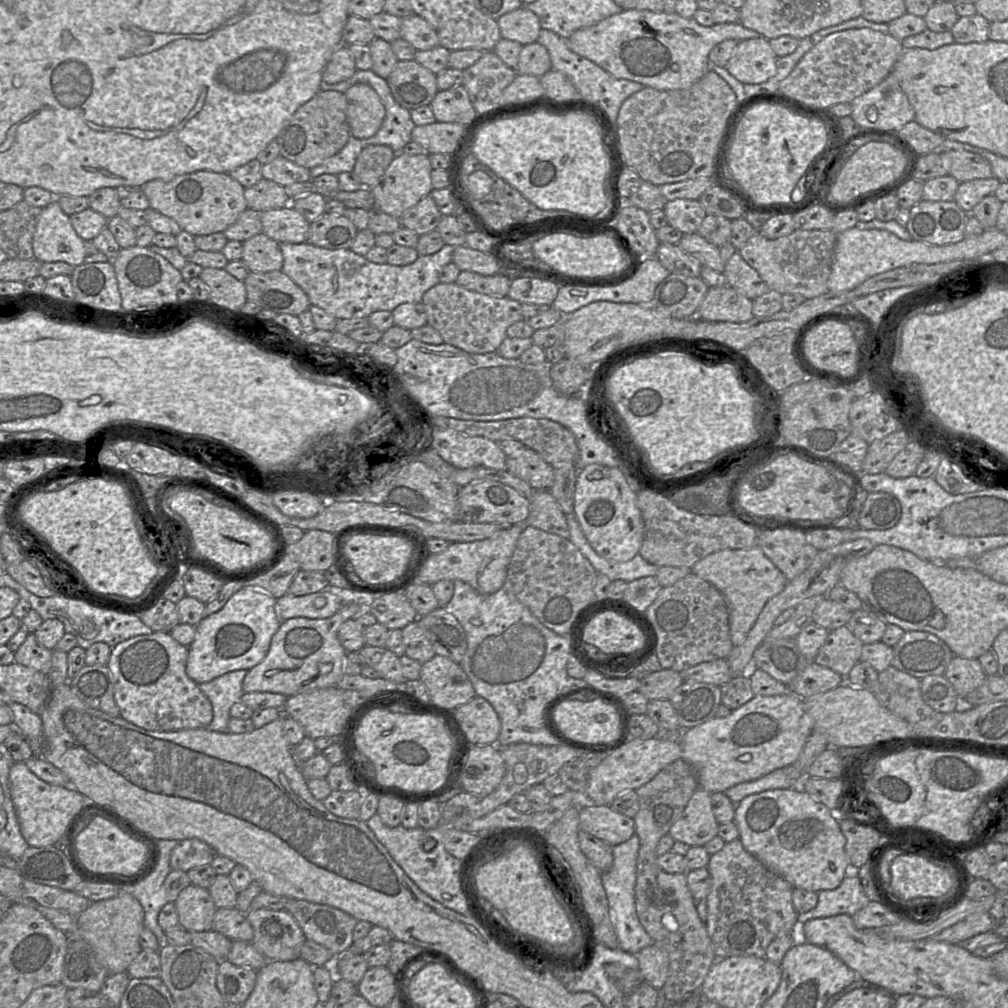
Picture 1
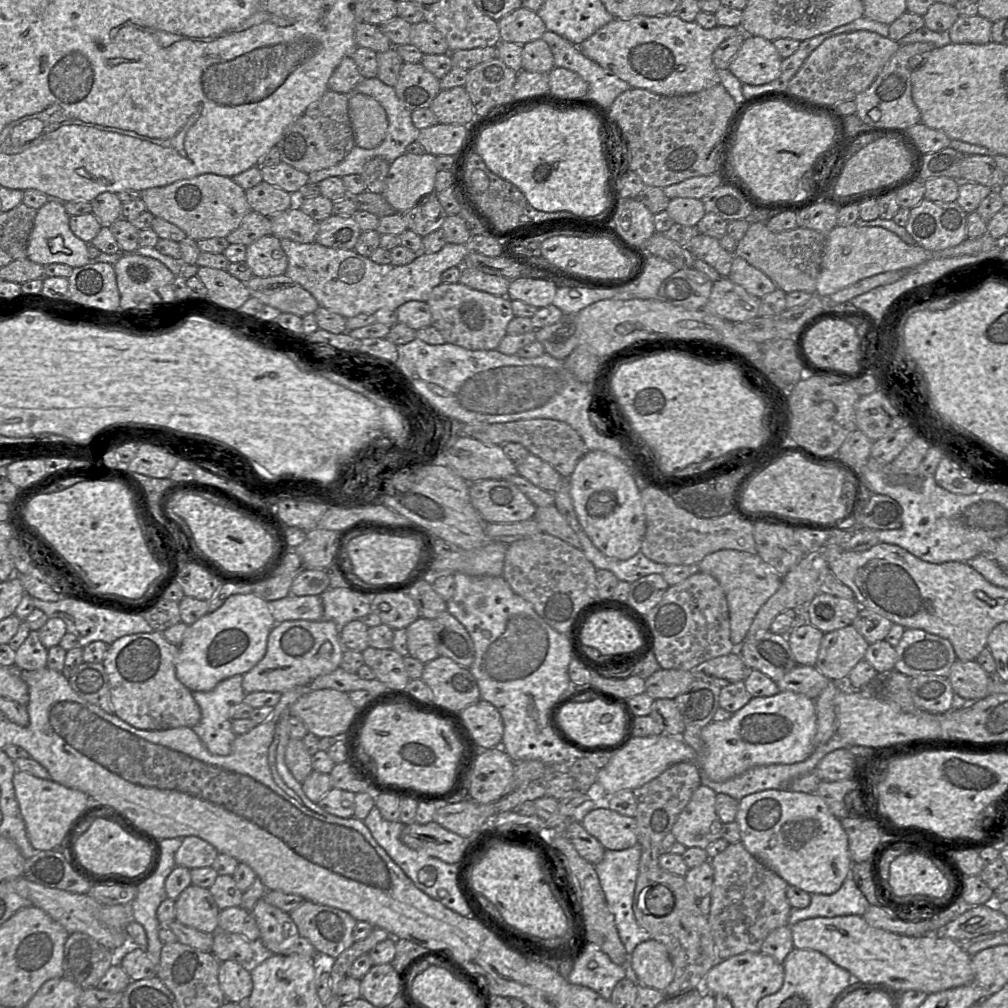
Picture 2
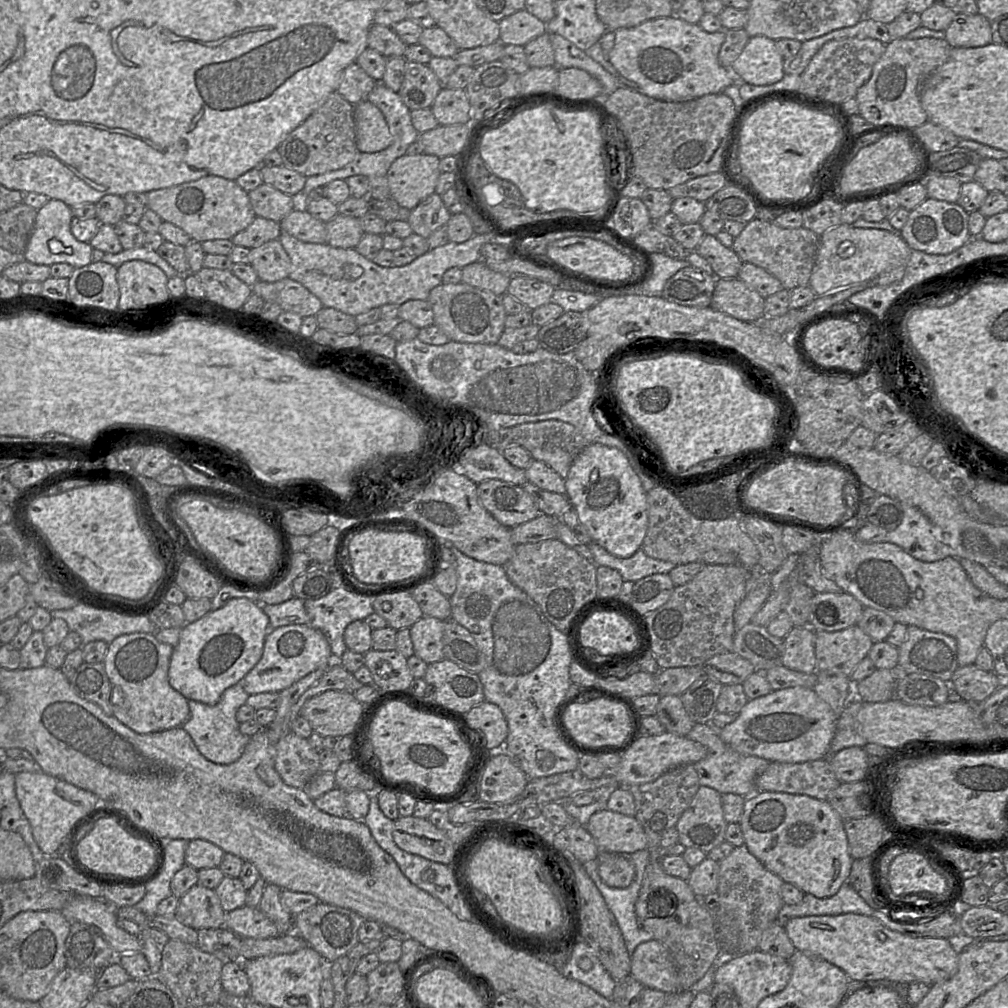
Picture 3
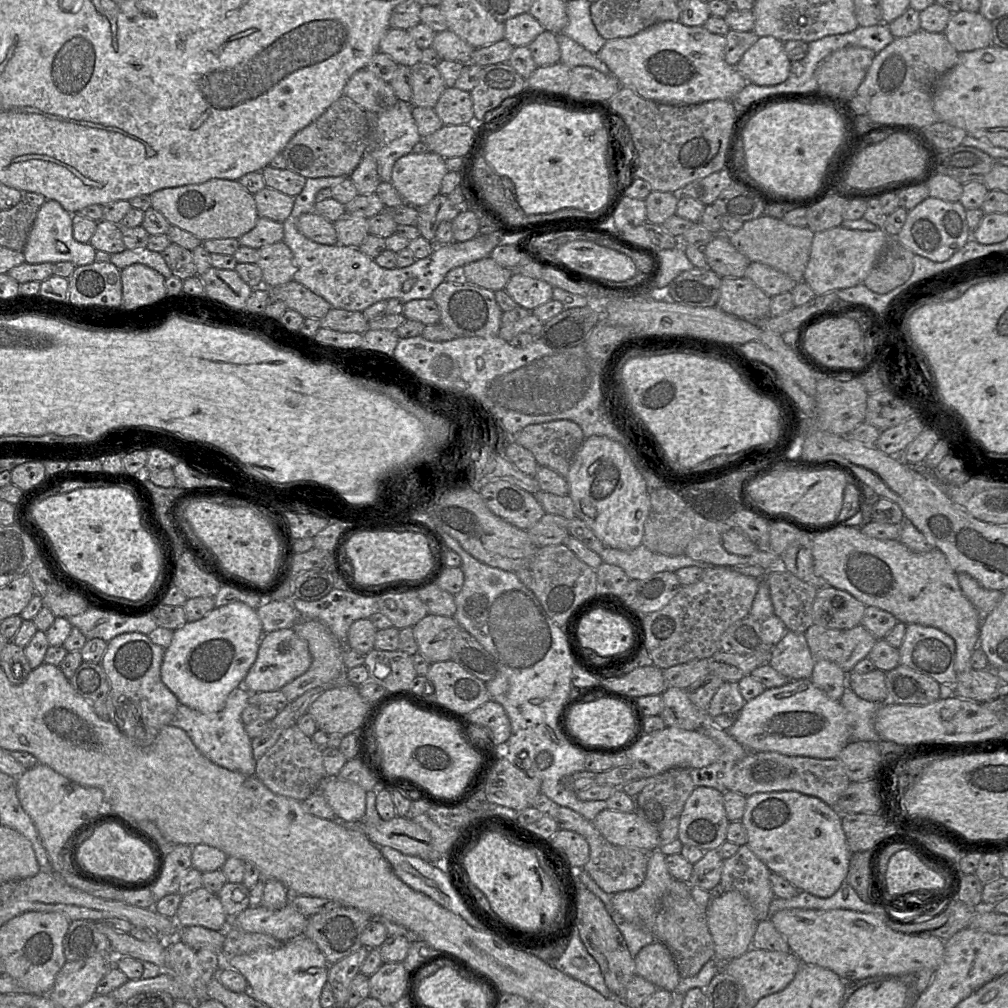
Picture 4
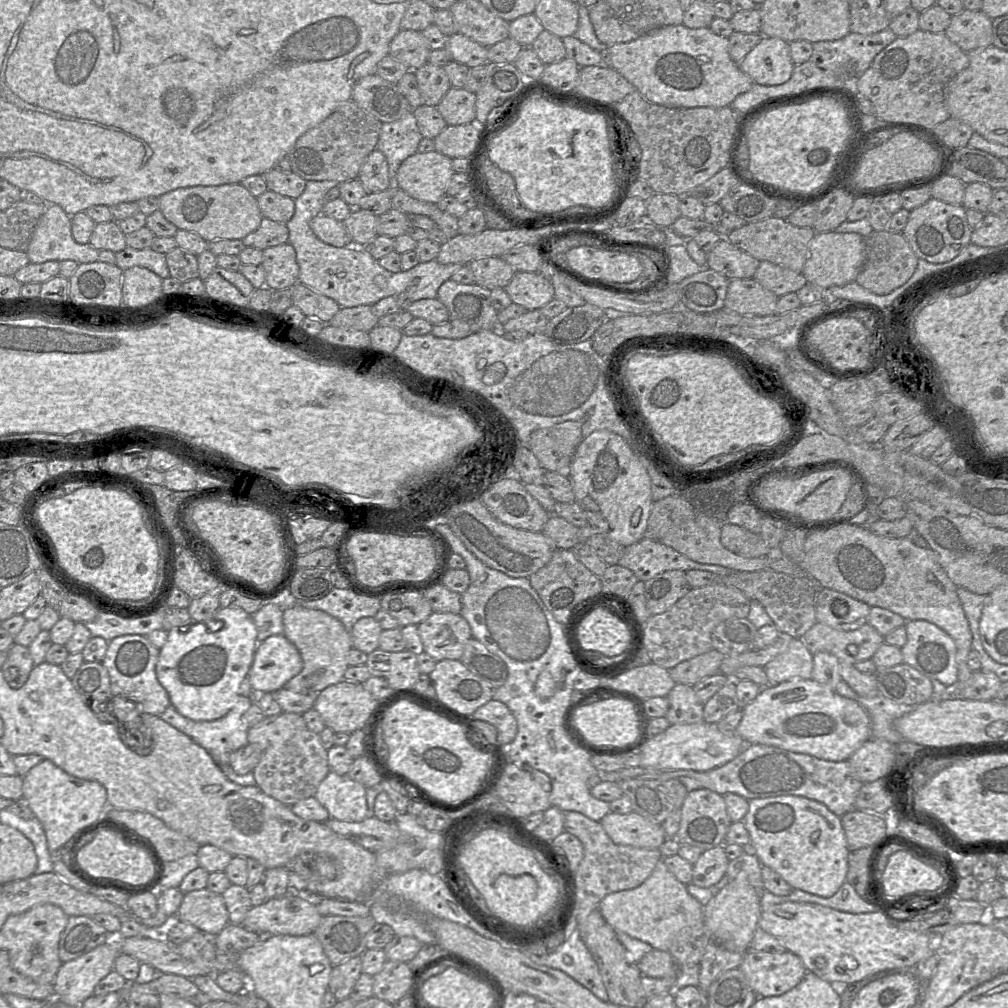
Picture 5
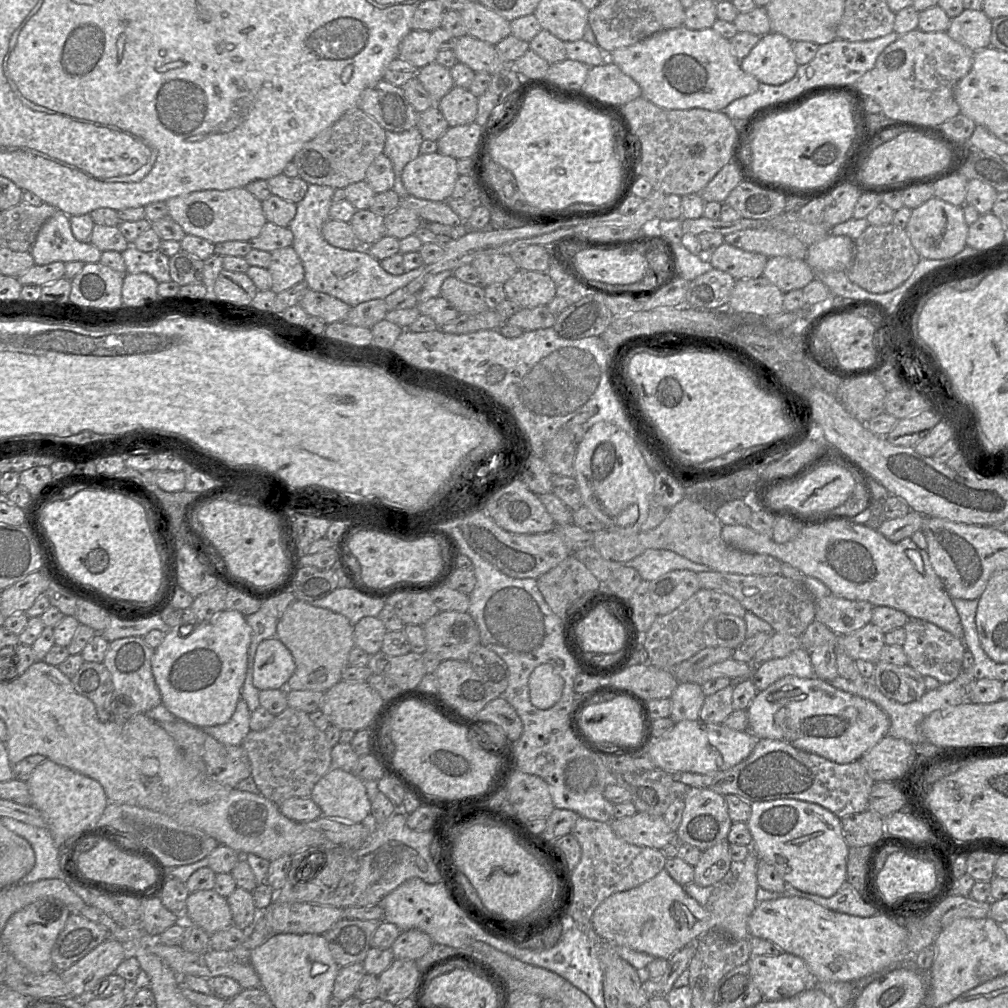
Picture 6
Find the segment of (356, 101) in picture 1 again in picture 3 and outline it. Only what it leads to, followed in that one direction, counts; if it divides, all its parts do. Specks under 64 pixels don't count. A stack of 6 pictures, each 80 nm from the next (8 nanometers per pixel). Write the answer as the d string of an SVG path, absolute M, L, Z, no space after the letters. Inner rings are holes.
M368 100L354 105L354 121L359 152L375 153L392 144L393 136L383 113Z

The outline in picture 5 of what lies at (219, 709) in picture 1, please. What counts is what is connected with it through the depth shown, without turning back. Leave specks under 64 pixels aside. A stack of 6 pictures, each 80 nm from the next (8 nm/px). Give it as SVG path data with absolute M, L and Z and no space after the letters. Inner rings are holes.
M240 695L236 704L222 718L213 721L193 721L181 715L171 704L160 715L160 718L172 727L190 737L196 744L205 749L218 766L224 766L233 771L229 765L230 754L248 744L248 724L246 722L246 711L254 702L250 695Z

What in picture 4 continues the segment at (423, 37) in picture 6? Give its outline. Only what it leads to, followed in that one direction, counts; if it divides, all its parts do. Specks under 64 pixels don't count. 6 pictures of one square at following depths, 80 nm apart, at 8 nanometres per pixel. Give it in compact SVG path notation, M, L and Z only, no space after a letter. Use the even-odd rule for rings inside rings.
M389 28L380 40L379 51L389 55L397 64L408 67L421 62L422 50L405 29Z

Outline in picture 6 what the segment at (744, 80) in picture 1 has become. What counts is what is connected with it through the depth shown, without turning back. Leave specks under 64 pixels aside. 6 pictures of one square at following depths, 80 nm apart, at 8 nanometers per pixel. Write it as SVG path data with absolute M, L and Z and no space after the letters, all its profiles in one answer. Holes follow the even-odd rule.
M775 32L761 36L750 53L740 60L741 69L756 78L759 83L781 85L791 80L798 63L793 43Z

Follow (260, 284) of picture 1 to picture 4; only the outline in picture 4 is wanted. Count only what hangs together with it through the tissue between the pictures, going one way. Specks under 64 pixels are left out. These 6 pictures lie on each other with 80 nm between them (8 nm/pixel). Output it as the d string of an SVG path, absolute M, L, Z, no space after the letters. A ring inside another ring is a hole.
M291 280L275 288L267 288L287 306L300 313L304 318L322 319L331 309L331 305L307 287Z

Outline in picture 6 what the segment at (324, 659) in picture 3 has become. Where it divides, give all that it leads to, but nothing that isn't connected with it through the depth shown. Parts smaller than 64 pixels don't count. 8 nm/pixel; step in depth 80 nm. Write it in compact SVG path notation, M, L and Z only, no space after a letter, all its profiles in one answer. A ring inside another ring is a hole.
M276 636L258 645L253 669L253 684L258 690L286 689L294 671L291 652Z

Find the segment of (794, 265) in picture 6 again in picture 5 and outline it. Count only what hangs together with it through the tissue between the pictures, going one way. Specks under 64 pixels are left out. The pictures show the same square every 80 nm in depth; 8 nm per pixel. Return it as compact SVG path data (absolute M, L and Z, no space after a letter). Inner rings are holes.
M760 261L753 278L778 297L789 292L797 292L807 283L802 273L769 261Z

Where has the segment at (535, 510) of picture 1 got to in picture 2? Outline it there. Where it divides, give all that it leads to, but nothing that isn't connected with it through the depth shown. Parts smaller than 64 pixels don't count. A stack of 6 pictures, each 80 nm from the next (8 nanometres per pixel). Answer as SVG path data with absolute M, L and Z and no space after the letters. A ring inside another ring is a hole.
M555 505L537 507L533 519L538 523L541 532L557 537L573 547L581 549L577 534Z

